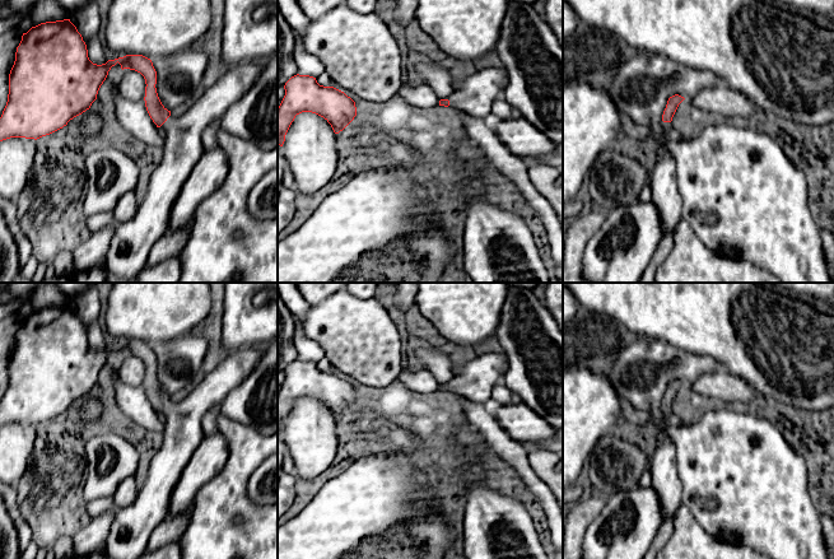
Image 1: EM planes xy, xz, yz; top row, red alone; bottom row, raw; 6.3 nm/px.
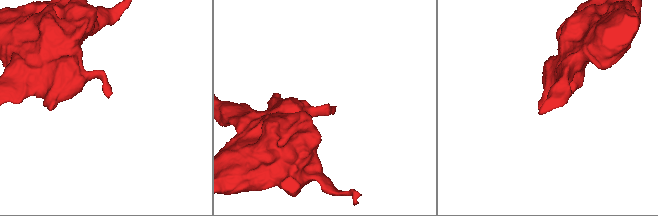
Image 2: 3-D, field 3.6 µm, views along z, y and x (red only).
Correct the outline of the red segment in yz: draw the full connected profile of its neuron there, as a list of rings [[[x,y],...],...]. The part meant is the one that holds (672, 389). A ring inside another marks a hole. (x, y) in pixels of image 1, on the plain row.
[[[675,379],[668,383],[666,393],[662,400],[663,419],[653,419],[658,428],[657,447],[651,456],[651,480],[660,503],[662,517],[672,518],[681,506],[681,483],[679,476],[679,466],[675,461],[675,444],[666,430],[666,418],[672,413],[671,406],[685,383]]]

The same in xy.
[[[70,304],[41,308],[23,318],[17,332],[15,346],[9,359],[8,387],[0,402],[0,427],[10,423],[37,425],[66,411],[70,405],[90,393],[108,357],[117,348],[122,355],[140,358],[146,369],[144,382],[146,396],[157,413],[162,411],[164,416],[163,444],[149,463],[145,484],[139,489],[135,502],[117,511],[104,542],[108,559],[138,559],[148,546],[152,532],[168,516],[171,495],[204,438],[202,418],[251,374],[262,355],[264,346],[232,351],[196,386],[192,386],[183,400],[172,401],[158,382],[157,357],[150,344],[143,340],[126,340],[97,350],[89,345],[87,330]]]

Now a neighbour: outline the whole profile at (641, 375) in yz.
[[[634,336],[629,345],[618,354],[607,377],[621,402],[629,401],[634,407],[647,411],[652,419],[662,420],[662,400],[670,382],[679,379],[689,385],[700,374],[718,369],[721,369],[719,364],[710,357],[695,355],[667,341]]]

